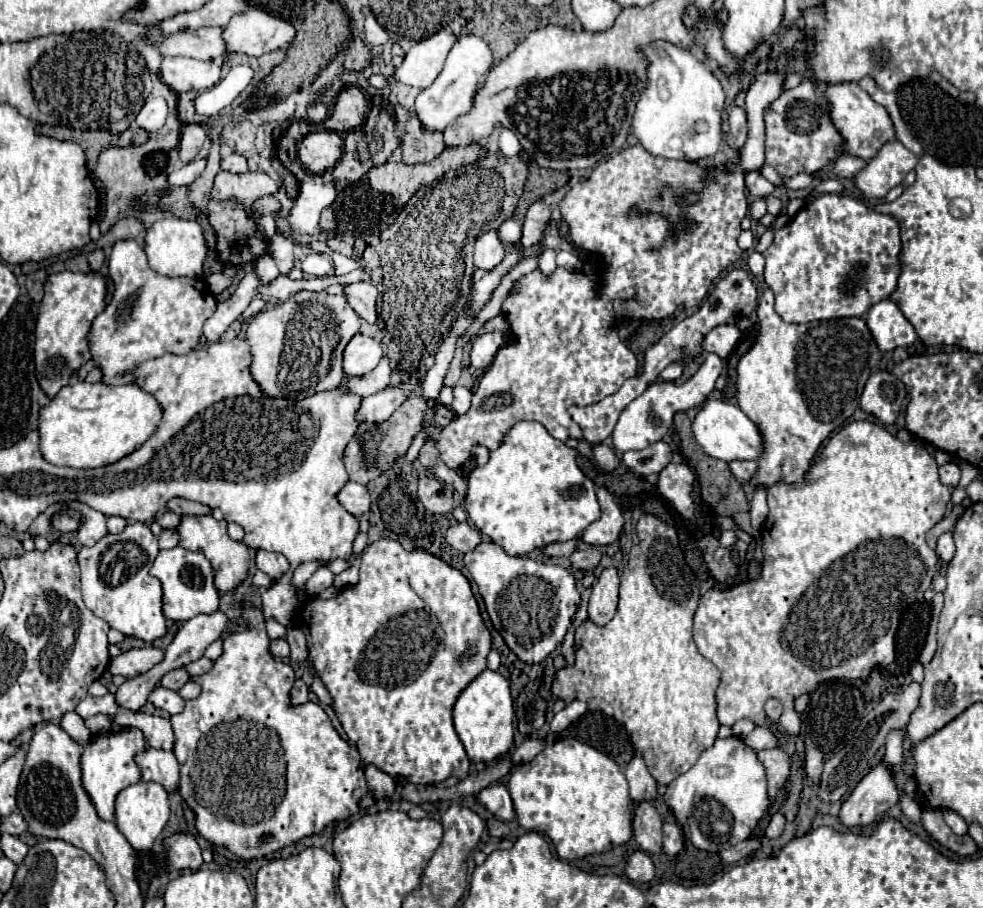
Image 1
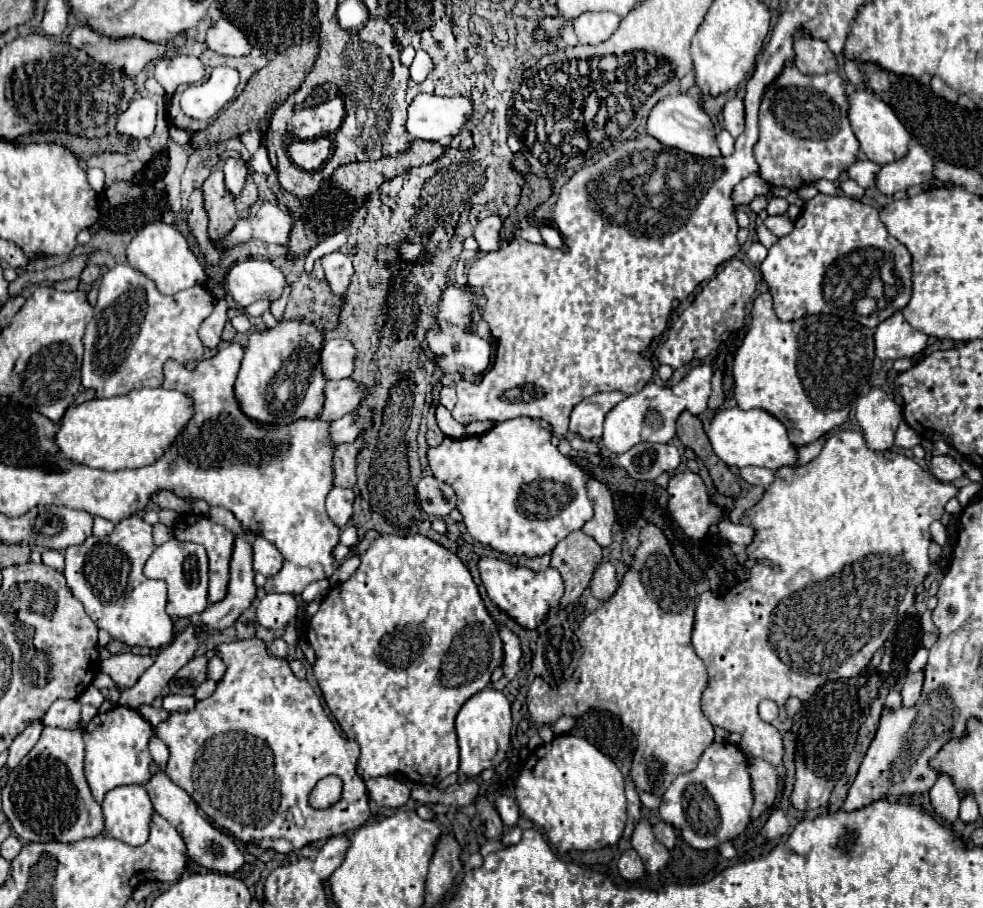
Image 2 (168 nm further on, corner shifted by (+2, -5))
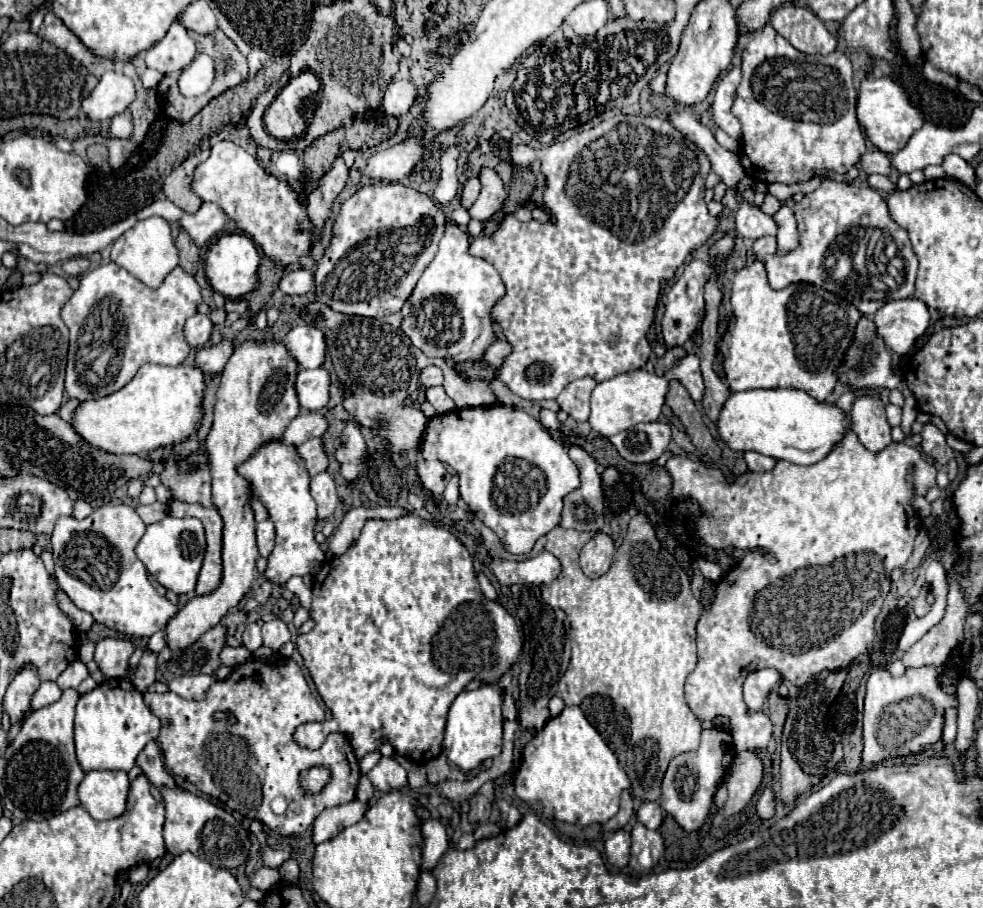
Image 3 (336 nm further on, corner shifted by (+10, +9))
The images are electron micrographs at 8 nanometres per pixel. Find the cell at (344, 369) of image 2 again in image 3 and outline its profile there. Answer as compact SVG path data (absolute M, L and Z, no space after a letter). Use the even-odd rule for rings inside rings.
M294 326L284 338L282 344L294 356L302 368L320 368L326 356L326 342L320 328L314 326Z

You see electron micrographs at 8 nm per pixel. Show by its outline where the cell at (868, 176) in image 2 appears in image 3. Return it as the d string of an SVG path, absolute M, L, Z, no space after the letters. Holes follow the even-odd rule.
M876 150L876 152L866 152L860 160L860 166L864 172L868 174L884 174L888 176L892 172L892 164L890 164L890 156Z

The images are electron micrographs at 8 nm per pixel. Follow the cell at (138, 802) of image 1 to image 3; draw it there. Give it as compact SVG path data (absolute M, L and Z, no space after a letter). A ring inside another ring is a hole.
M92 770L78 784L78 800L94 820L110 820L124 812L128 788L130 778L126 772Z

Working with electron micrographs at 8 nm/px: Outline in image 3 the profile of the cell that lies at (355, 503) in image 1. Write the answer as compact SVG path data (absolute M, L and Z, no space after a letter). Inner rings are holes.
M320 472L310 480L310 494L316 502L316 510L318 510L318 520L326 520L328 516L332 516L336 504L338 504L338 496L336 496L336 486L334 480L330 478L330 474Z

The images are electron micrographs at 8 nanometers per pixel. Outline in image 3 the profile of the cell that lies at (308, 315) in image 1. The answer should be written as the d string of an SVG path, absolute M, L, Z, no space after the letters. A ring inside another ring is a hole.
M248 340L234 350L222 372L218 402L214 406L214 424L206 438L208 466L212 474L212 500L224 520L224 550L222 550L222 584L206 596L194 596L166 626L166 644L170 650L192 646L204 632L216 626L222 616L252 588L256 580L256 522L250 508L250 484L240 478L236 468L246 462L260 446L280 440L284 428L298 416L300 404L294 390L298 364L282 342Z

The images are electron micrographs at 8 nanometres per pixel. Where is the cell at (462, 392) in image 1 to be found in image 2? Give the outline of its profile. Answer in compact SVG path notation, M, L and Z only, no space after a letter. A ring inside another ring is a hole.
M444 386L442 392L440 392L440 404L446 406L448 410L454 410L454 406L456 406L456 390L450 388L450 386Z

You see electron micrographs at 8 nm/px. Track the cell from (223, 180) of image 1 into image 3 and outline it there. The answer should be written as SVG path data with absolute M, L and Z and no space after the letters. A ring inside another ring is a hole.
M204 150L200 154L194 154L190 158L186 158L180 166L176 166L164 178L164 184L162 184L164 196L188 214L194 214L202 206L202 200L194 192L190 192L190 180L192 180L192 172L194 172L196 164L206 160L206 156L208 156L208 152Z

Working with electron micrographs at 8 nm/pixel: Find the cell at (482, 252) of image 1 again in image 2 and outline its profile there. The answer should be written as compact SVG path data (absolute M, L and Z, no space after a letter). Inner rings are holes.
M488 216L476 226L474 238L480 246L480 252L486 254L486 252L500 250L500 226L502 226L500 216Z

